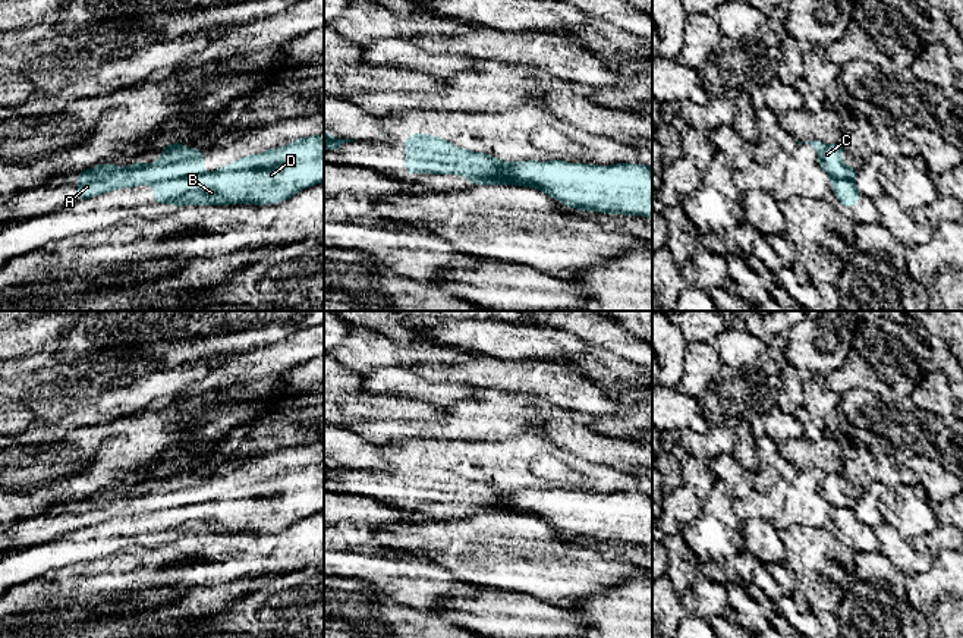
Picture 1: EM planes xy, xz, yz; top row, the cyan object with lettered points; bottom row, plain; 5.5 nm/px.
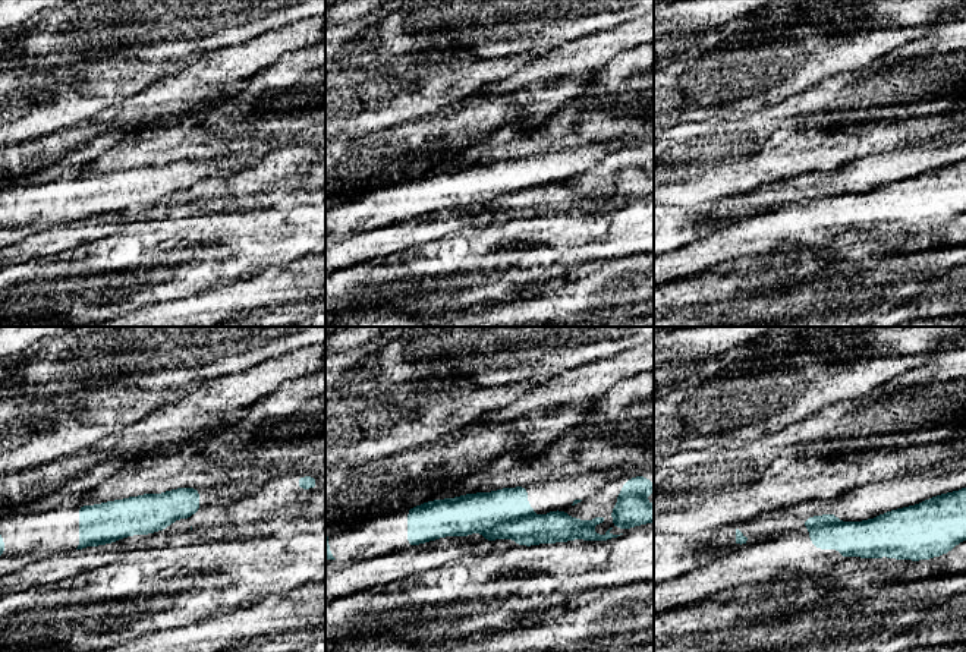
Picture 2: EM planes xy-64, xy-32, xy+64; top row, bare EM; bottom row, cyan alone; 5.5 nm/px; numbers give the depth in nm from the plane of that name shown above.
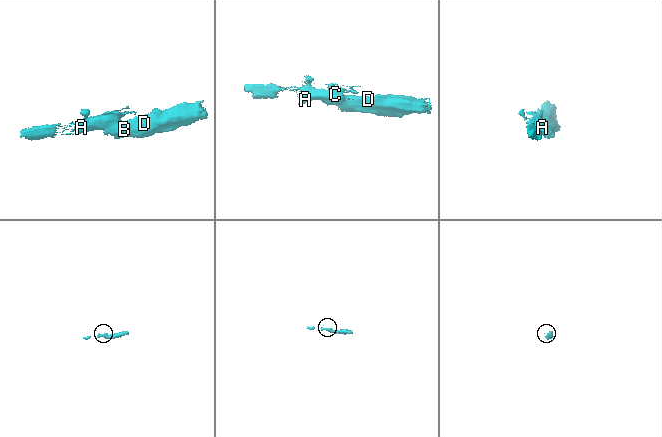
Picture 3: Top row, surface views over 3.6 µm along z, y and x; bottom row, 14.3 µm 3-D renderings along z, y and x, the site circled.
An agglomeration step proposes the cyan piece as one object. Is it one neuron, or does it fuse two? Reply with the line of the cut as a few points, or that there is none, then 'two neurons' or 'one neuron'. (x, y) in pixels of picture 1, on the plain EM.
cut xy (203, 500), (163, 508), (154, 514); two neurons

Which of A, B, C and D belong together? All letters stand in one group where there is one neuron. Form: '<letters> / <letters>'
A C / B D

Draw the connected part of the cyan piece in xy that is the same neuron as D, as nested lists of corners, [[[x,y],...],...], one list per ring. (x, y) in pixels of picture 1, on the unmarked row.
[[[324,465],[298,466],[287,475],[274,475],[255,484],[245,483],[235,491],[210,502],[163,509],[154,513],[154,532],[183,534],[232,534],[278,532],[302,518],[324,510]]]

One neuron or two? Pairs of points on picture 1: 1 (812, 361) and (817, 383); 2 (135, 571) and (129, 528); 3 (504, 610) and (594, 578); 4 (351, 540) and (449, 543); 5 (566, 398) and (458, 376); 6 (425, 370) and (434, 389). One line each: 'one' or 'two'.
1: two
2: two
3: two
4: two
5: one
6: two

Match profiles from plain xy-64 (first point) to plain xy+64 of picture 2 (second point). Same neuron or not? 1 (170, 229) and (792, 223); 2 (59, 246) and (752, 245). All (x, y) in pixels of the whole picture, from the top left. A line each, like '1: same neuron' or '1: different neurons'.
1: different neurons
2: same neuron

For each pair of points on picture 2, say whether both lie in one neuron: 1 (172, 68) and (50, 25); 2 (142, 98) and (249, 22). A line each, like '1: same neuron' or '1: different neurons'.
1: different neurons
2: different neurons

